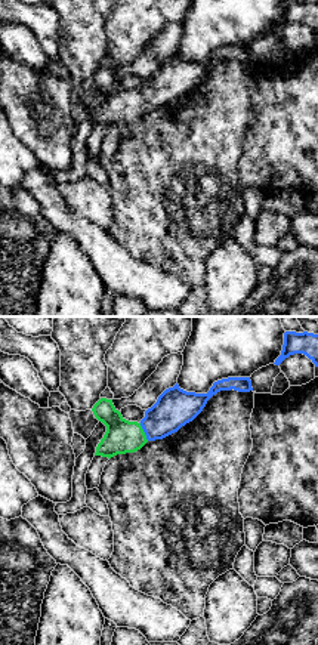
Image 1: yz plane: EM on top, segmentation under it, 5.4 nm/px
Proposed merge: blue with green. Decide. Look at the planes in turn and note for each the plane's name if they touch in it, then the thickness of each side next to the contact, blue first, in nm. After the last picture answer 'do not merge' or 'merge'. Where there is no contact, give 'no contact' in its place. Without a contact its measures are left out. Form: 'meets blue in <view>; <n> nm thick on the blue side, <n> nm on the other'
meets blue in yz; 220 nm thick on the blue side, 180 nm on the other

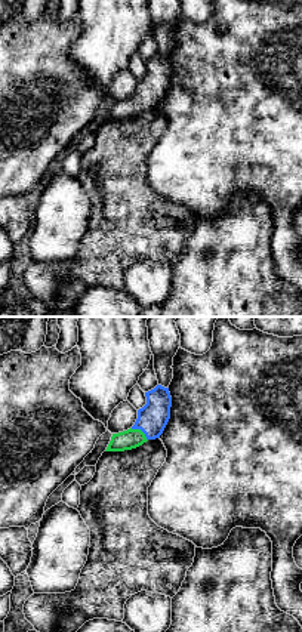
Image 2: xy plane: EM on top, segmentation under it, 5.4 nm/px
meets blue in xy; 160 nm thick on the blue side, 110 nm on the other

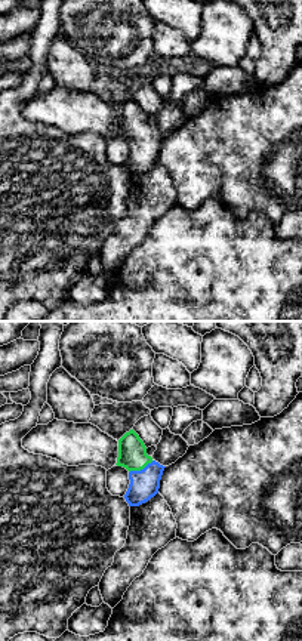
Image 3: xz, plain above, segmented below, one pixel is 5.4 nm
meets blue in xz; 160 nm thick on the blue side, 160 nm on the other

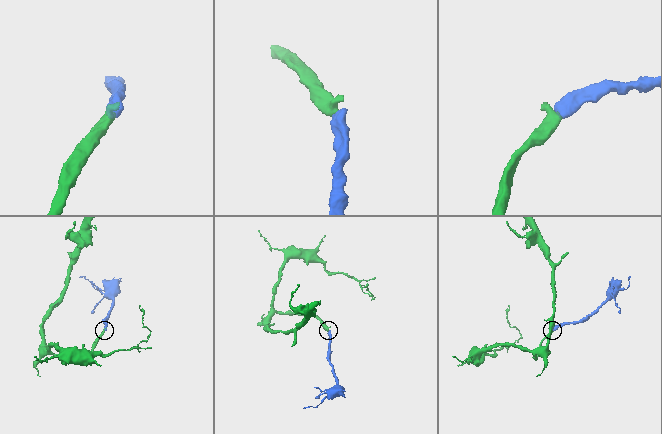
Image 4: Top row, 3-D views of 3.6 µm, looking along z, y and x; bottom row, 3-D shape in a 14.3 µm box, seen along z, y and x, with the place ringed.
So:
merge

